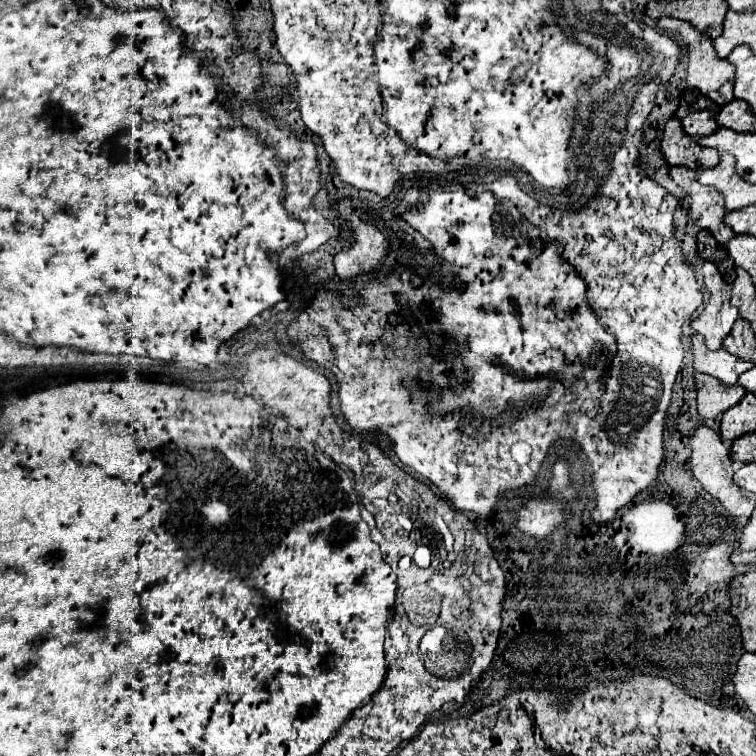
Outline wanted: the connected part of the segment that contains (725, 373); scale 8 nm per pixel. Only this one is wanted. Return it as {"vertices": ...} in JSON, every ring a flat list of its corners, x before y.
{"vertices":[[697,335,691,337,691,353,693,353,695,371,717,377,725,385,735,385,737,377,753,367,751,361,731,357,731,353,727,353,725,349,717,351,705,349,705,343,701,343,701,337]]}

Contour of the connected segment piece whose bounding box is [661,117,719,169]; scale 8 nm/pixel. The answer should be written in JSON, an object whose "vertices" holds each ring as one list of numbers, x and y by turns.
{"vertices":[[671,117,665,123,663,139,661,139,661,155,665,157,665,161,671,167,681,165,681,167,689,167,689,169,695,169,697,159,703,161,705,167,713,167,719,161,719,153,715,149,697,147,693,143,693,137,689,137,683,131,681,123,675,117]]}

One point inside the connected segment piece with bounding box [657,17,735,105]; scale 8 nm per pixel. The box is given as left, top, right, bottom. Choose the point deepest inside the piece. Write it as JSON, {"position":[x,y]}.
{"position":[714,77]}

